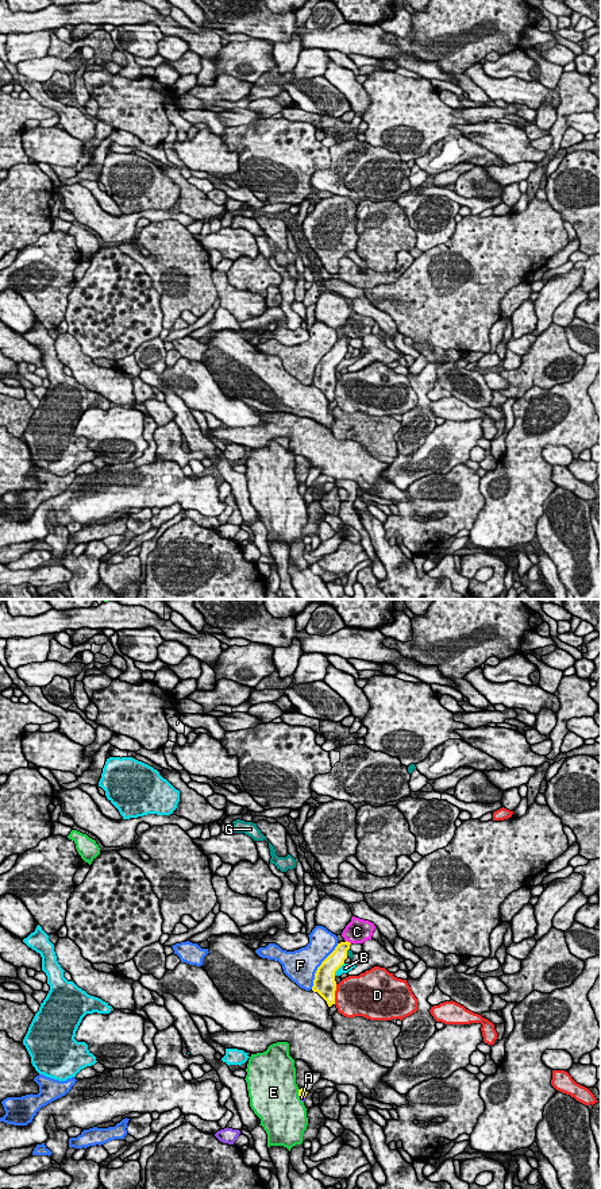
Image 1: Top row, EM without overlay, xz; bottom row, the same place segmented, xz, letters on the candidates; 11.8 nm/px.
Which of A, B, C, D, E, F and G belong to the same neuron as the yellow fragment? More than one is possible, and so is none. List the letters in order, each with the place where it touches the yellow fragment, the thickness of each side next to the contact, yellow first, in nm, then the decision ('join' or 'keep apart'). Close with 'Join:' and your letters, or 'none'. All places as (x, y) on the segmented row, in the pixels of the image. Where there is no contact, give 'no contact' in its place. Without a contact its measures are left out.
A: meets yellow in xz at (301, 1095); 100 nm thick on the yellow side, 50 nm on the other; join
B: meets yellow in xz at (338, 968); 280 nm thick on the yellow side, 120 nm on the other; keep apart
C: meets yellow in xz at (349, 942); 190 nm thick on the yellow side, 280 nm on the other; keep apart
D: meets yellow in xz at (334, 993); 280 nm thick on the yellow side, 480 nm on the other; keep apart
E: meets yellow in xz at (299, 1092); 100 nm thick on the yellow side, 480 nm on the other; keep apart
F: meets yellow in xz at (319, 966); 280 nm thick on the yellow side, 380 nm on the other; keep apart
G: meets yellow in xz at (346, 952); 200 nm thick on the yellow side, 60 nm on the other; keep apart
Join: A

